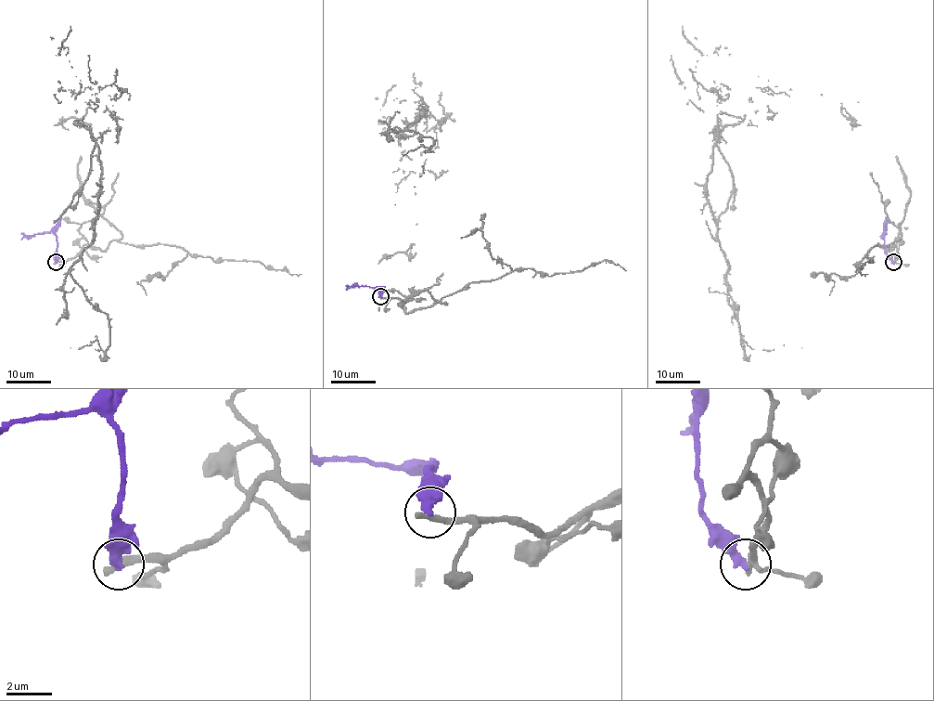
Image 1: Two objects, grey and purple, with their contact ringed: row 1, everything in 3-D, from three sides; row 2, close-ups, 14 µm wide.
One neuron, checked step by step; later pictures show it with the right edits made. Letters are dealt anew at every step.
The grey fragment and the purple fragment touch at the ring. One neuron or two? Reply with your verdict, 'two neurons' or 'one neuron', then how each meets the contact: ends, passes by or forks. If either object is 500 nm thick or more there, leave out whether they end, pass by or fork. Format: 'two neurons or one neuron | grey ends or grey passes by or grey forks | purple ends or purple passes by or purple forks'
two neurons | grey ends | purple ends

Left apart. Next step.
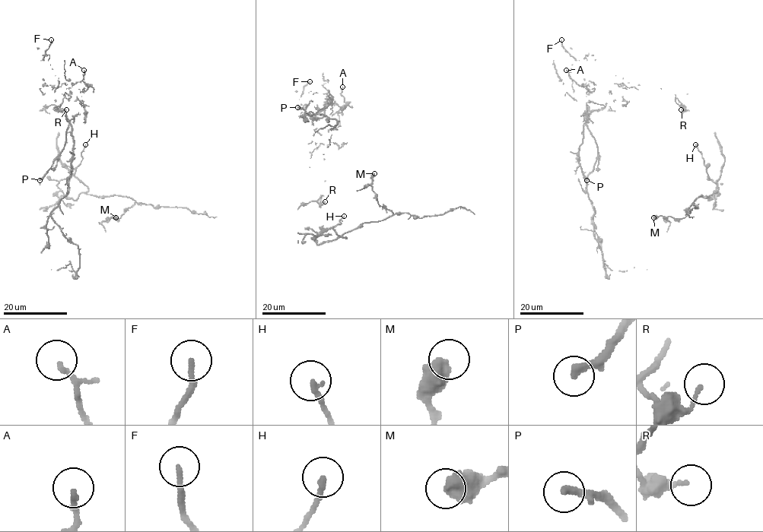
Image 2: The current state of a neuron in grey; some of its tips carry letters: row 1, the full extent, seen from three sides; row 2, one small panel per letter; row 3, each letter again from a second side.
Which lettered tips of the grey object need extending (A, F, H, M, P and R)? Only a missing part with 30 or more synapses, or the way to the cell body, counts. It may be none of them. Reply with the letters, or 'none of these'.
P

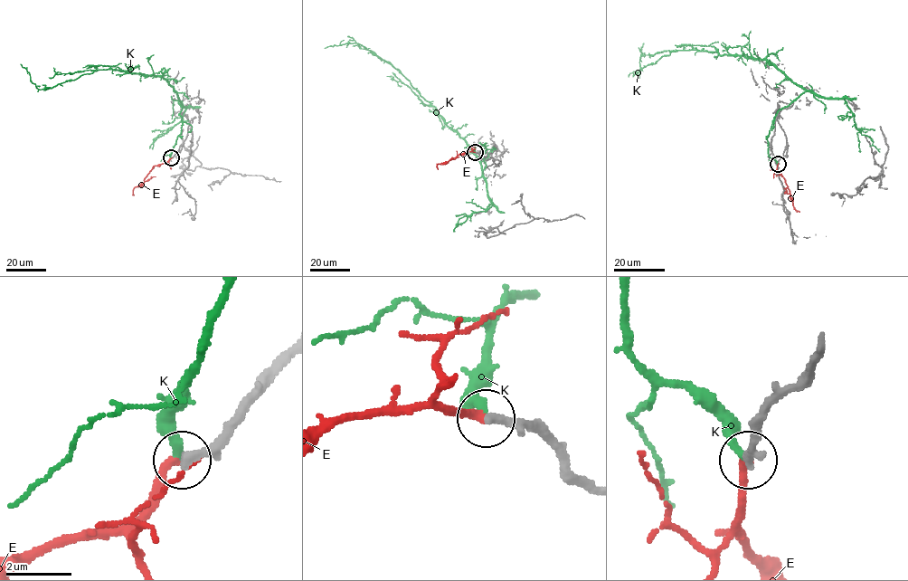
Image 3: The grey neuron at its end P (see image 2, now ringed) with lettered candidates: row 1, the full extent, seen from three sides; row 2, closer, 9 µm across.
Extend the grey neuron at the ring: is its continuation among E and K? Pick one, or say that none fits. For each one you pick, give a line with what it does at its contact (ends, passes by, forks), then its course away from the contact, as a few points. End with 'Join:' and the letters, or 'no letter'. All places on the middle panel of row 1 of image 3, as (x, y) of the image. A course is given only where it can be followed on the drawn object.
E: it ends | via (475, 152), (459, 154), (447, 163), (438, 164), (438, 169)
Join: E

